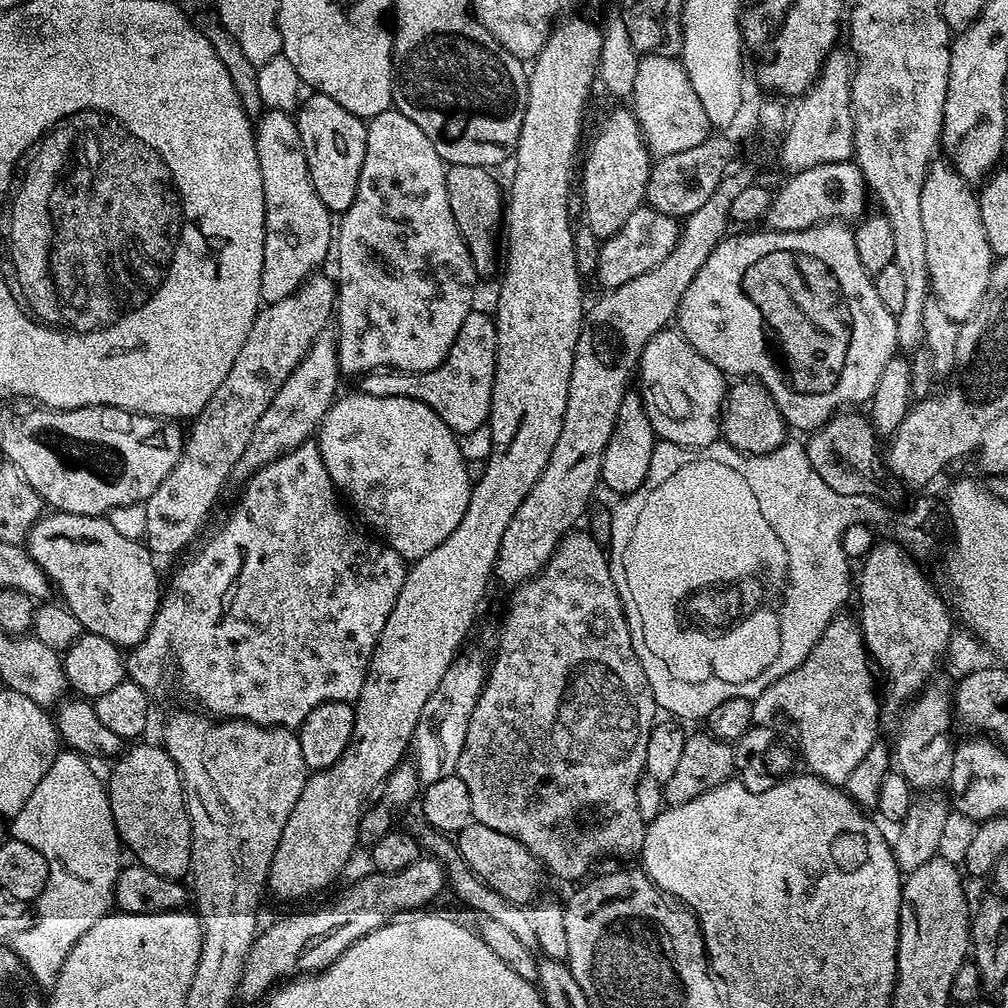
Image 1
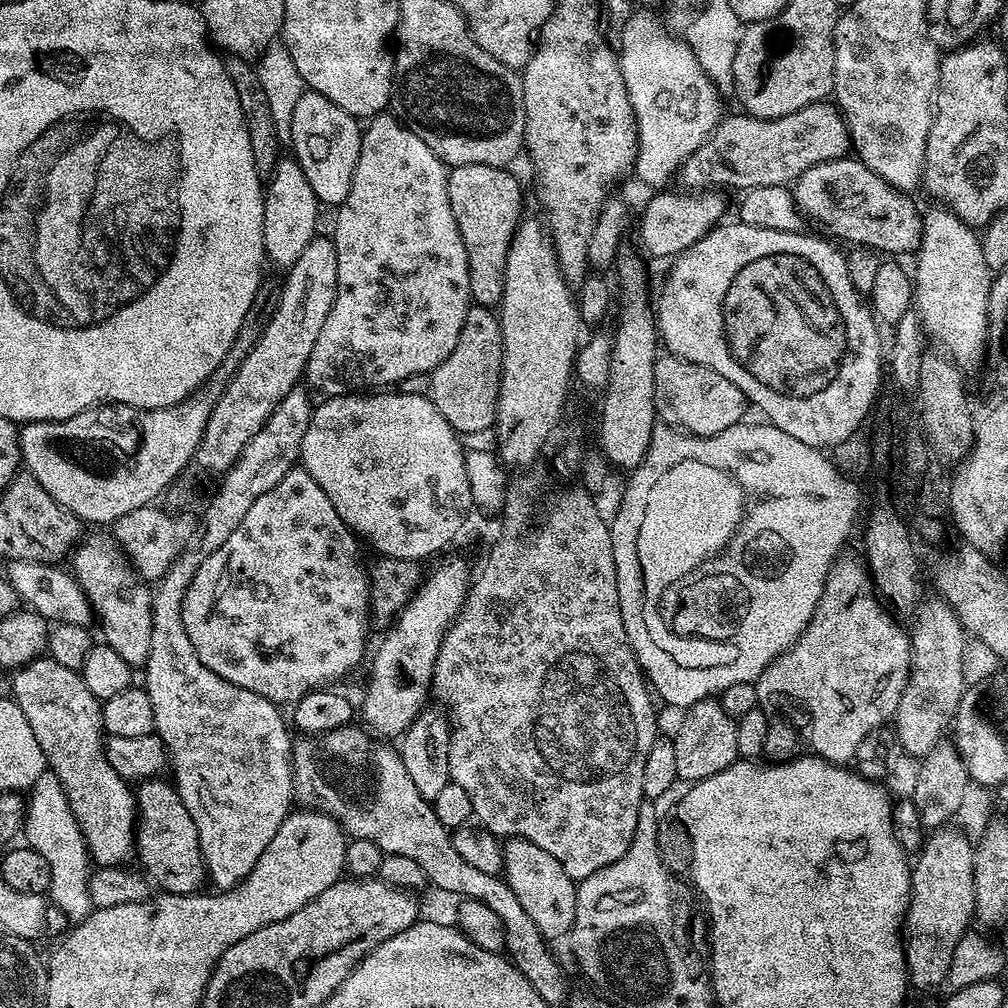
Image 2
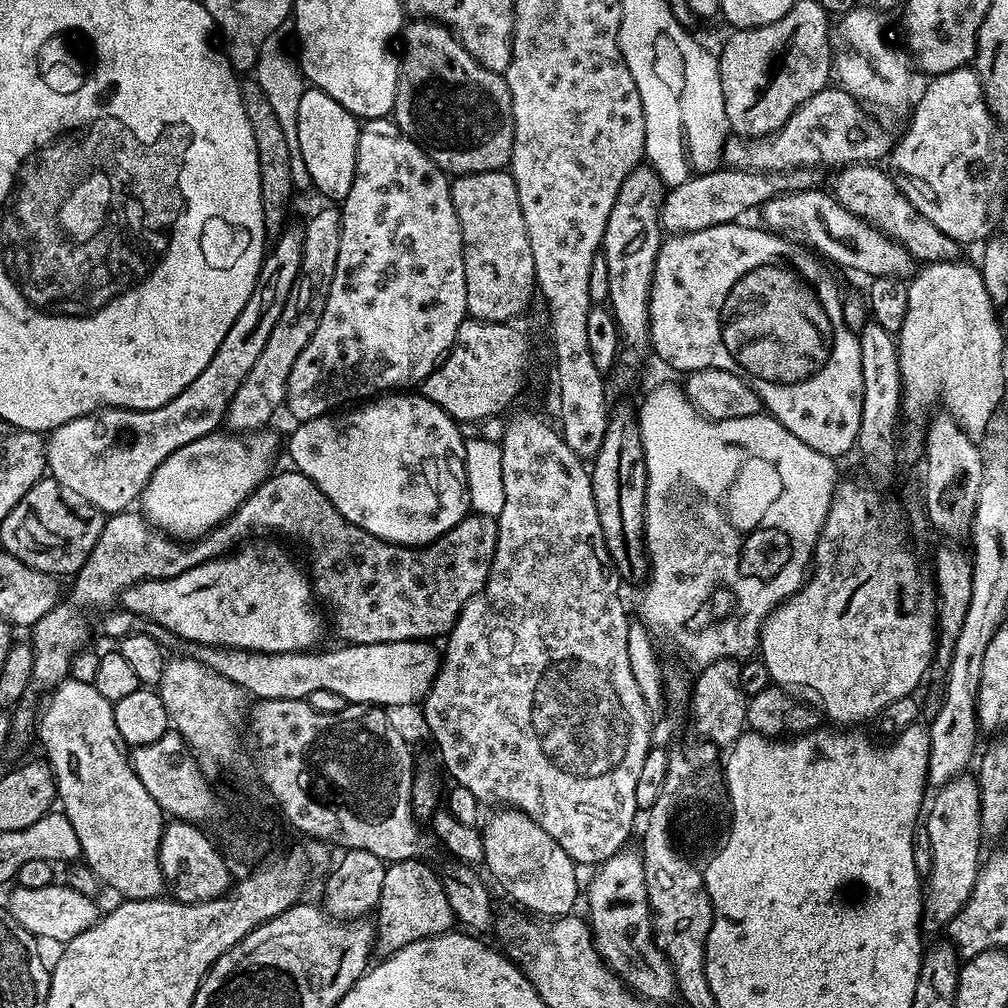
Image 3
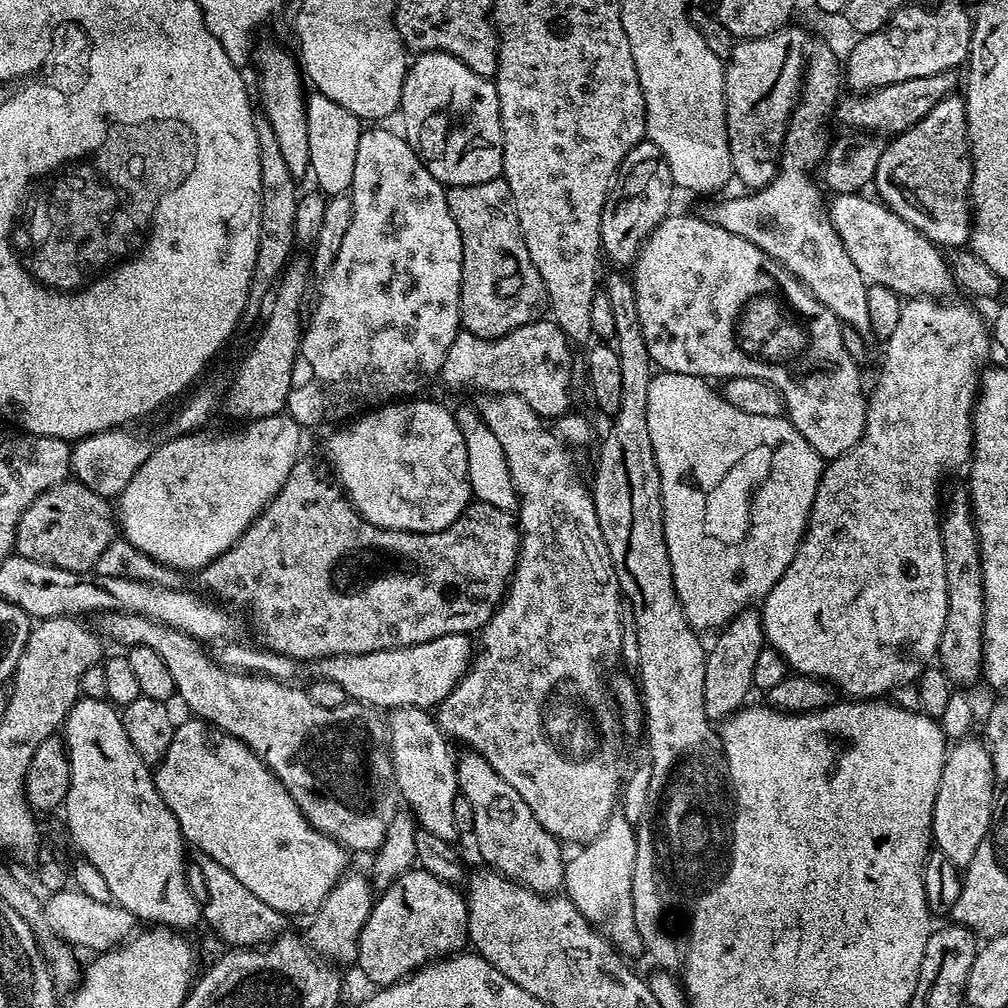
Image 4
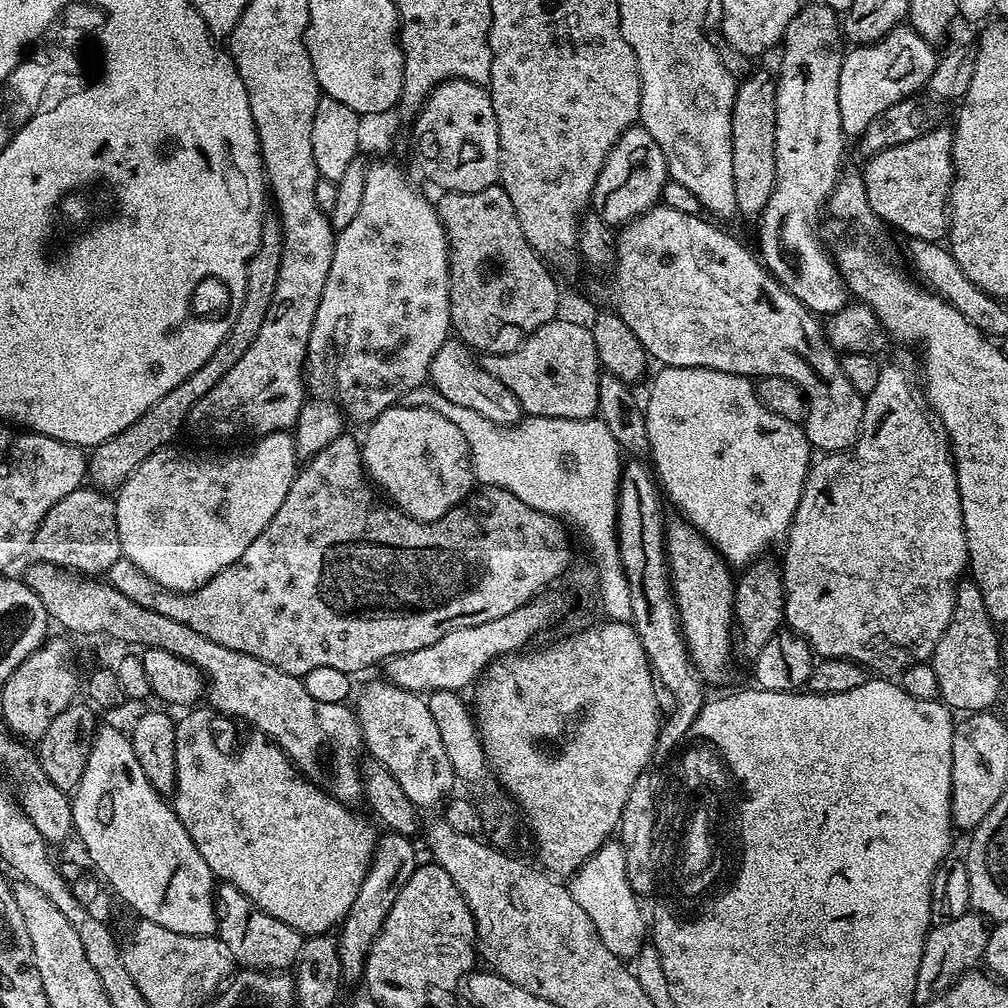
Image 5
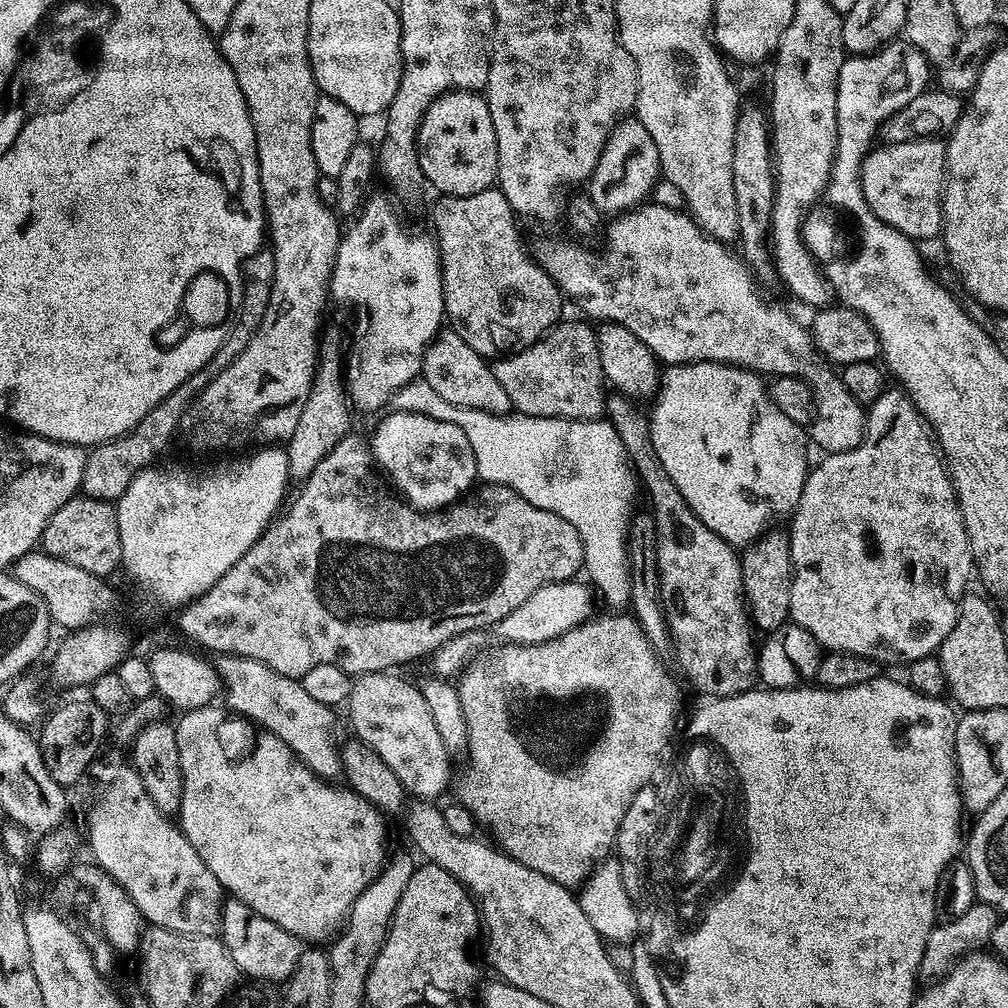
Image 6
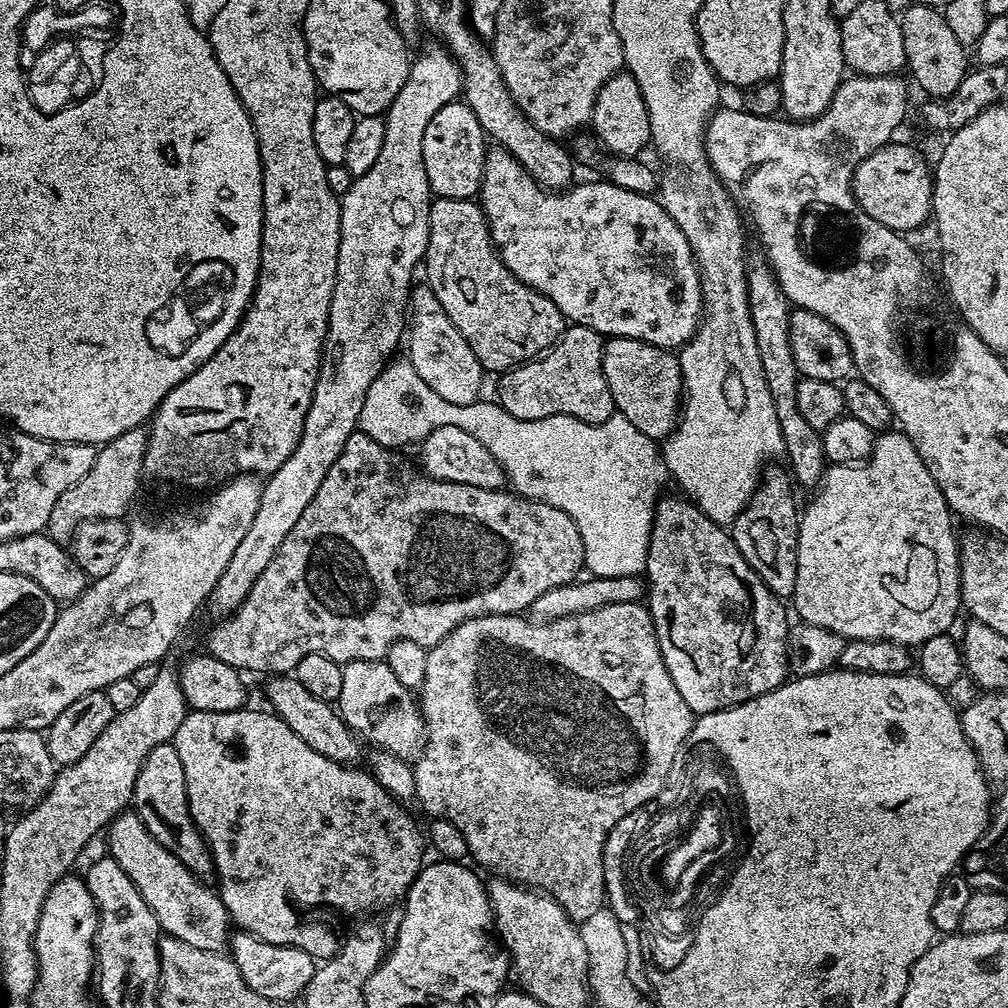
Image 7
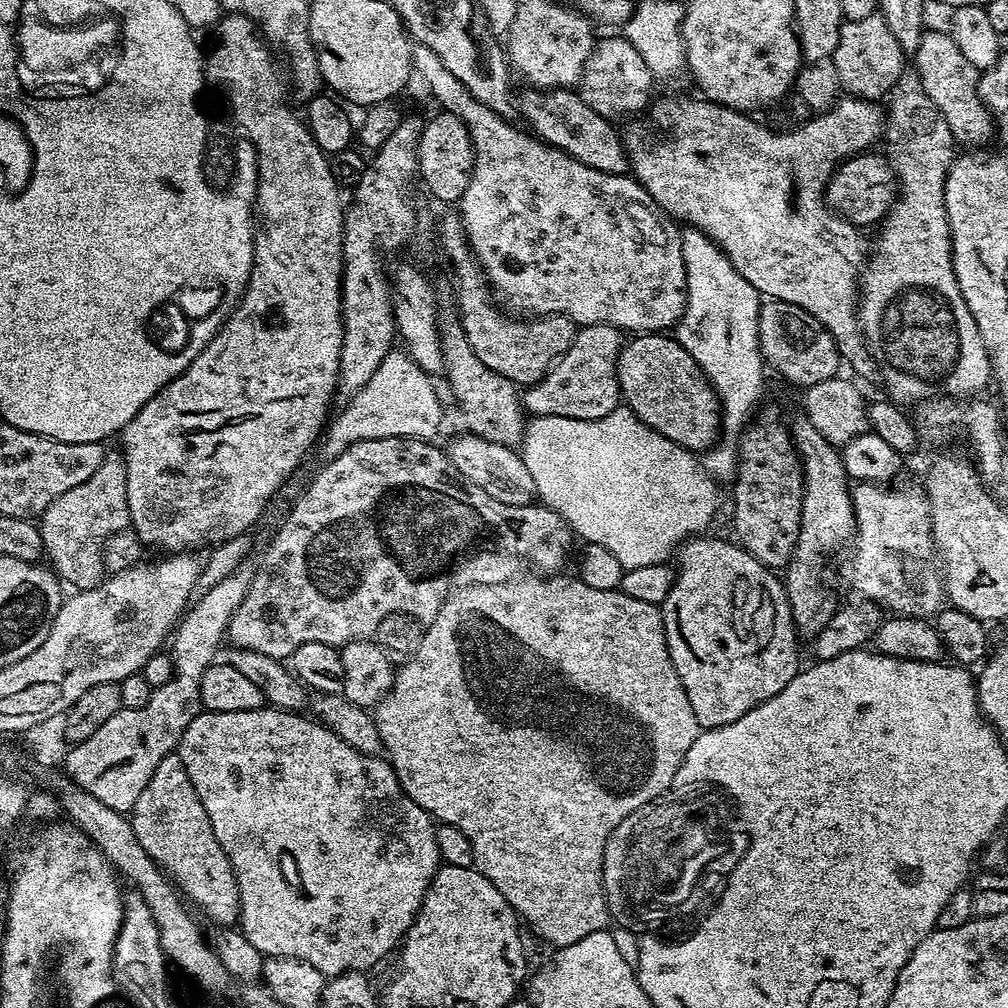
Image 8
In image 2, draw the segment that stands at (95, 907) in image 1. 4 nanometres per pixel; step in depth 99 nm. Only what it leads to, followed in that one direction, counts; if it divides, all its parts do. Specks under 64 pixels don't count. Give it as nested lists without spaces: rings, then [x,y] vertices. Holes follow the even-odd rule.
[[[50,770],[43,772],[36,785],[30,789],[22,836],[23,839],[28,839],[25,840],[27,847],[42,854],[42,858],[46,858],[46,862],[50,866],[52,871],[51,899],[69,913],[78,911],[83,904],[87,905],[89,903],[88,877],[90,873],[88,845],[84,843],[84,836],[70,810],[70,802],[62,790],[62,782],[58,782],[58,778]]]

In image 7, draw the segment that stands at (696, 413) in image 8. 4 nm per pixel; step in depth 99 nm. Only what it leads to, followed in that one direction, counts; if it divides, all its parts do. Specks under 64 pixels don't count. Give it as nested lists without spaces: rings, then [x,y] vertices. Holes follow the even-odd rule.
[[[614,336],[605,343],[602,370],[616,404],[616,412],[638,426],[638,430],[642,430],[642,434],[651,440],[667,440],[682,416],[684,379],[679,355],[645,340]]]

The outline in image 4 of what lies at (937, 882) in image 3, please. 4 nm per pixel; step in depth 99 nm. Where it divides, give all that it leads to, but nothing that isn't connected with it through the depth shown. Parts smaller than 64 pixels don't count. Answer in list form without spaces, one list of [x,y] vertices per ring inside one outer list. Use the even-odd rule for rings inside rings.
[[[965,738],[949,747],[932,815],[932,839],[935,847],[960,870],[967,868],[970,858],[974,858],[974,850],[982,846],[982,838],[986,838],[991,829],[994,809],[998,804],[998,781],[988,745],[983,739],[972,739]]]

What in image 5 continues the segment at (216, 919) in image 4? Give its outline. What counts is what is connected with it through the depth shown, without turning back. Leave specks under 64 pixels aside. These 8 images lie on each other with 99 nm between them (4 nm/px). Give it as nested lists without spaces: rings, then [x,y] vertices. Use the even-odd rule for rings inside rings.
[[[221,883],[218,888],[218,935],[226,942],[233,961],[248,970],[288,970],[300,959],[296,939],[302,934],[263,912],[232,884]]]

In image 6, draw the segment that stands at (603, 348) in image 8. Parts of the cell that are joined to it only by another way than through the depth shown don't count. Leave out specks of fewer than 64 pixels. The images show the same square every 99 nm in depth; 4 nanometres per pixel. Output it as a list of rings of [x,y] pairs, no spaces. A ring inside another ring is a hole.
[[[583,319],[566,320],[557,323],[529,348],[499,357],[492,364],[498,386],[506,390],[506,398],[510,398],[513,409],[521,416],[599,420],[605,415],[606,381],[602,362],[598,358],[596,328]]]

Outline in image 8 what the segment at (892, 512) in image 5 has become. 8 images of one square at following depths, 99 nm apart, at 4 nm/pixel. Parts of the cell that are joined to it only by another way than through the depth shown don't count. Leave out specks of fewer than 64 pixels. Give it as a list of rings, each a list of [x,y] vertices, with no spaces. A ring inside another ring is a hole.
[[[857,483],[852,491],[852,505],[854,506],[854,514],[856,515],[856,534],[854,537],[854,545],[856,549],[852,552],[852,561],[848,564],[848,580],[852,583],[852,588],[860,596],[865,596],[865,601],[871,602],[873,605],[879,606],[881,609],[887,610],[889,613],[898,616],[917,616],[919,618],[932,618],[940,611],[945,603],[944,581],[942,573],[938,567],[936,559],[936,547],[932,541],[932,523],[930,522],[930,510],[928,509],[928,498],[924,494],[924,489],[919,483],[916,484],[900,484],[895,486],[881,486],[878,484],[862,484]]]

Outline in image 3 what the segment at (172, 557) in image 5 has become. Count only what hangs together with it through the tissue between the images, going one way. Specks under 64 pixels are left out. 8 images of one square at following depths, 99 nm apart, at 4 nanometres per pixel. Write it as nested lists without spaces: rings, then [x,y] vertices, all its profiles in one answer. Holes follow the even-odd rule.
[[[217,430],[194,442],[186,442],[182,450],[174,450],[174,454],[154,470],[138,501],[144,519],[153,528],[181,542],[199,540],[213,528],[219,528],[260,483],[273,475],[276,436],[268,431],[272,430],[243,434]]]

